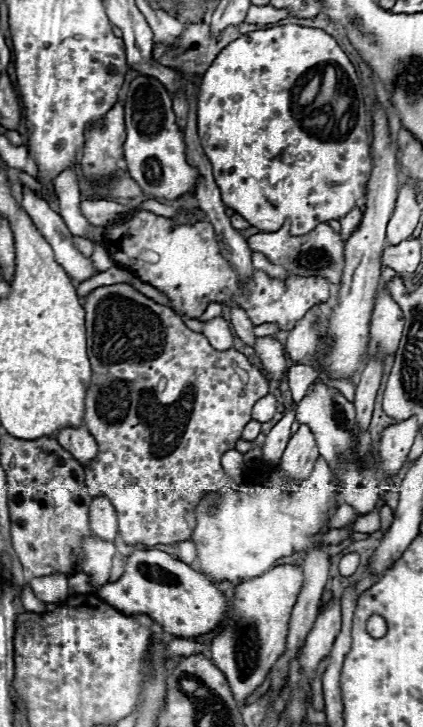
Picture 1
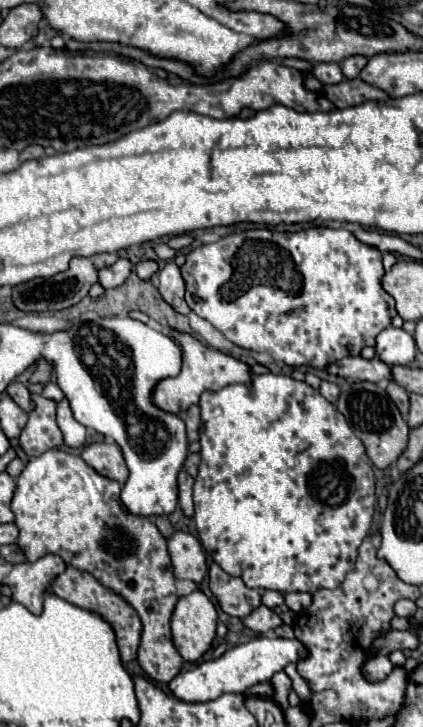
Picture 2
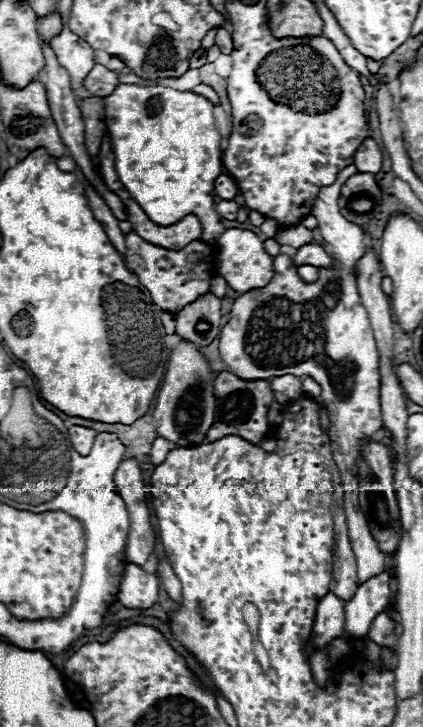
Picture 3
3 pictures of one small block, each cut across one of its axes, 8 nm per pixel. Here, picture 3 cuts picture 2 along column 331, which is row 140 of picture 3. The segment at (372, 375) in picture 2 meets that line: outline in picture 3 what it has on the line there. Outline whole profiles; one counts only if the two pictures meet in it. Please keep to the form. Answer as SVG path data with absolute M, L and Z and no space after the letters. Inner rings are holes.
M366 138L356 154L354 154L354 166L358 172L368 172L368 174L376 174L382 168L382 152L378 148L378 144L372 138Z

